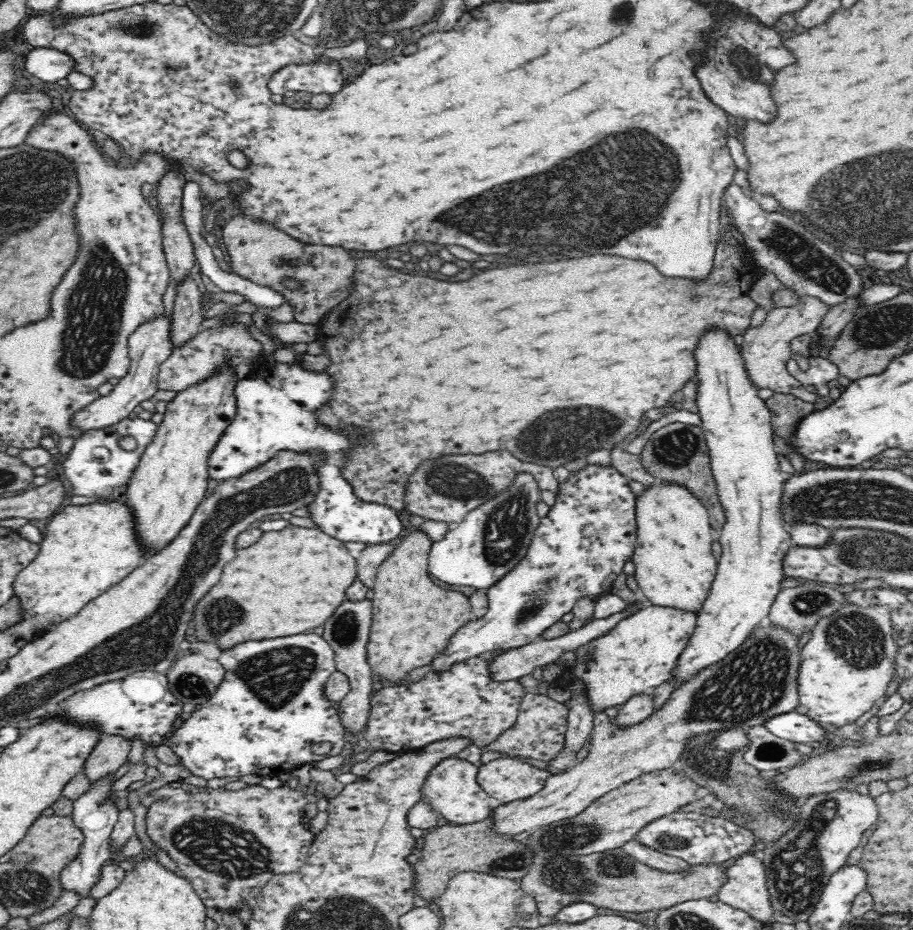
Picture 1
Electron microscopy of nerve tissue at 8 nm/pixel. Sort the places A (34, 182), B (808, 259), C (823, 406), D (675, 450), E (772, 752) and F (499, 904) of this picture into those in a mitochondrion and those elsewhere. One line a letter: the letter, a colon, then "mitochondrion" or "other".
A: mitochondrion
B: mitochondrion
C: other
D: mitochondrion
E: mitochondrion
F: other

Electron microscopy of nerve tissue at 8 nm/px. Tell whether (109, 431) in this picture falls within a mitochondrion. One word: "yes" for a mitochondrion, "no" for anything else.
no

